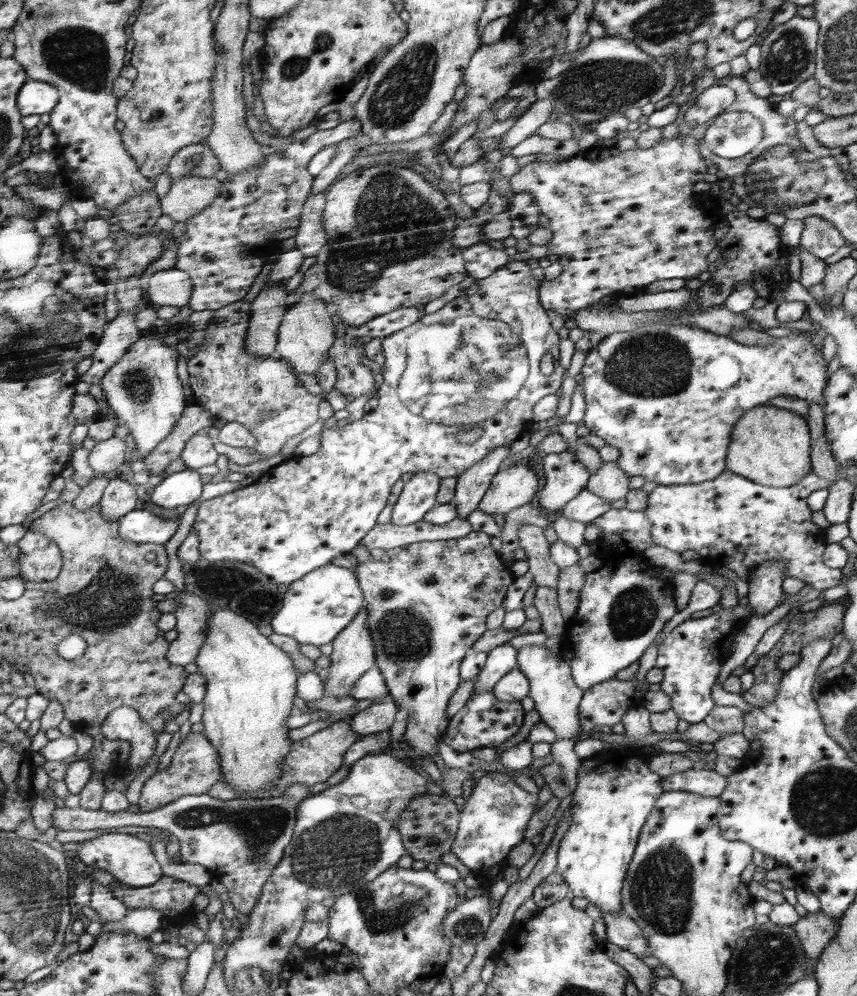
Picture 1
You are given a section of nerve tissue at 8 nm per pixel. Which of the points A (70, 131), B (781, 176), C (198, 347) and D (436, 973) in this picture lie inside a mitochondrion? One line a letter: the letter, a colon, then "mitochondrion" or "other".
A: other
B: mitochondrion
C: other
D: other

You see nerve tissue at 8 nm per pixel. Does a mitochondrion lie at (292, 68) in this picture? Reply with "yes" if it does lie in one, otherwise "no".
yes

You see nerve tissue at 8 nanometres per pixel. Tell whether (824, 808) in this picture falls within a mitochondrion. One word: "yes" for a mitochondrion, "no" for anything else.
yes

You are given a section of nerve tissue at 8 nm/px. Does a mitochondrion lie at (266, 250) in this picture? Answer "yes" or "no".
no

